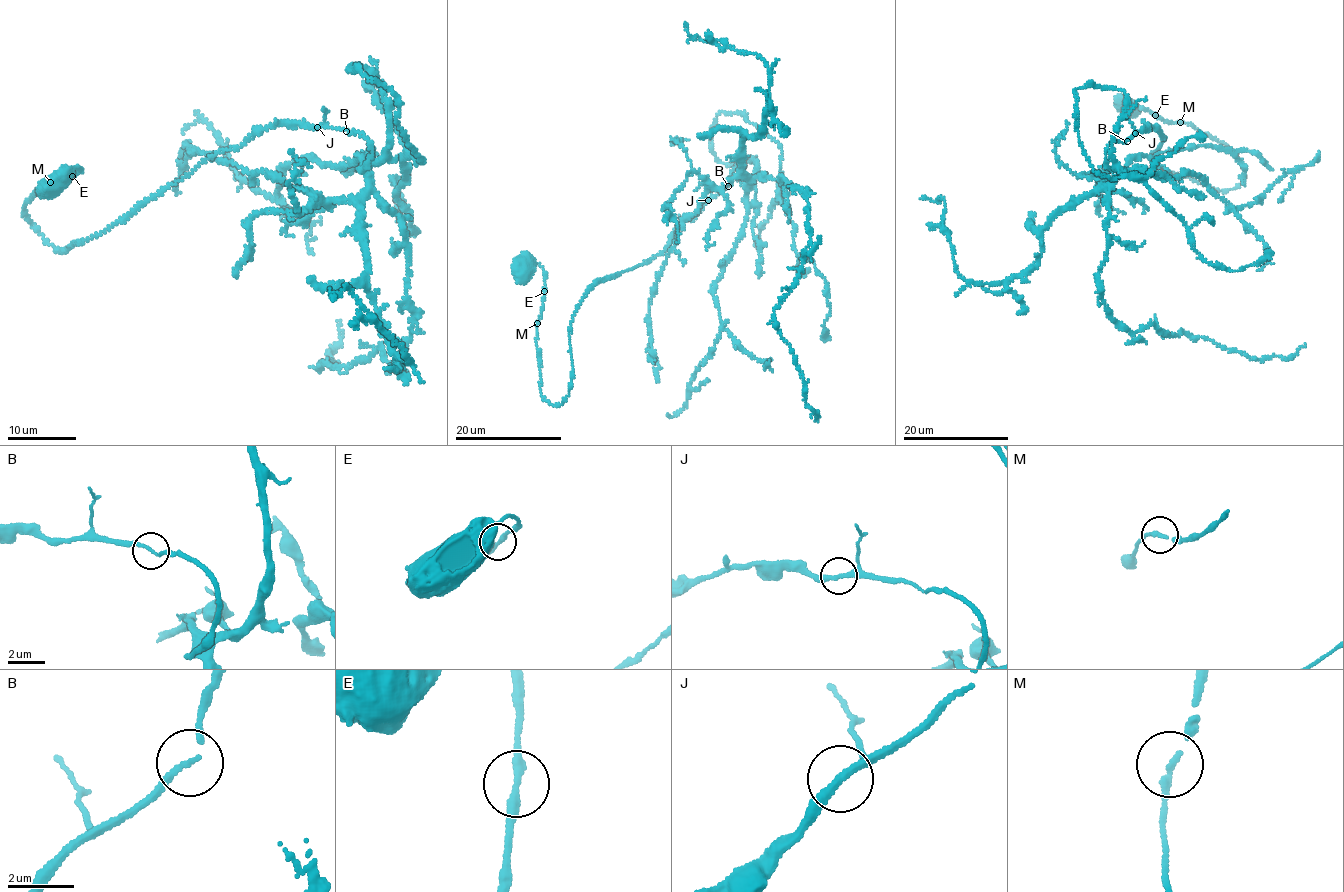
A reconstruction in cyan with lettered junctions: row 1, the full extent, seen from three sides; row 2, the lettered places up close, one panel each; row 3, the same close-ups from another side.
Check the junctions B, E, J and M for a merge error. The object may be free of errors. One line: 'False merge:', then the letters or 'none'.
False merge: none

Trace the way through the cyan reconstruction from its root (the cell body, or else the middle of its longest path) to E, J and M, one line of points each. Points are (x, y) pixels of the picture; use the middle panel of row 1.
E: (525, 265), (534, 262), (542, 268), (544, 292)
J: (525, 265), (544, 271), (540, 387), (557, 405), (582, 300), (661, 255), (709, 200)
M: (525, 265), (534, 262), (544, 271), (545, 296), (537, 323)

